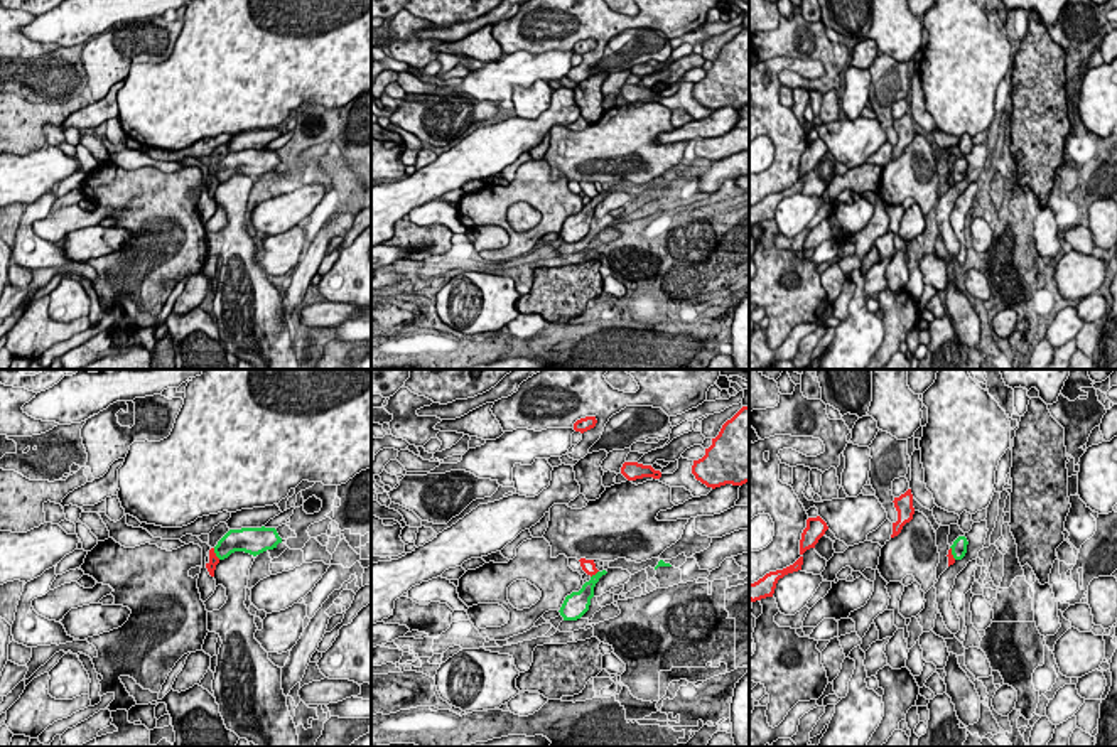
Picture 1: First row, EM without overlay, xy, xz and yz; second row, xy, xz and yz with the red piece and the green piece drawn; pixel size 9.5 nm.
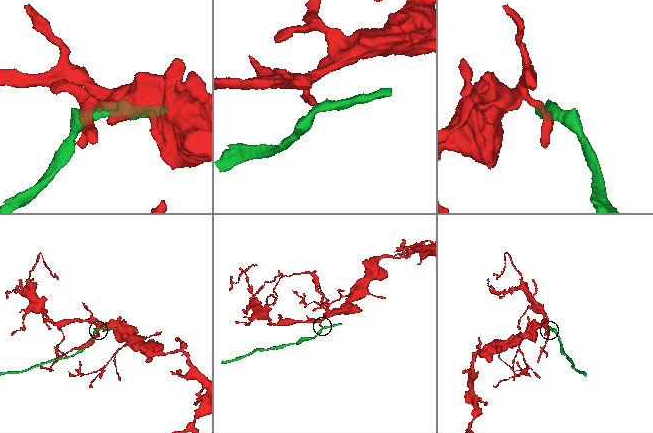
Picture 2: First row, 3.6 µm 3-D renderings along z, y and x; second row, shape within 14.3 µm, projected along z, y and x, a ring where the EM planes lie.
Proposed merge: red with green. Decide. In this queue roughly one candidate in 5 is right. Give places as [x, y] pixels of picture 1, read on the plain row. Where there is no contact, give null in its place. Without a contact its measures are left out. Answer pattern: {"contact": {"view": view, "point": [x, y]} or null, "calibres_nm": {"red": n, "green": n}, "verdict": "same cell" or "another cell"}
{"contact": {"view": "xy", "point": [215, 176]}, "calibres_nm": {"red": 100, "green": 220}, "verdict": "another cell"}

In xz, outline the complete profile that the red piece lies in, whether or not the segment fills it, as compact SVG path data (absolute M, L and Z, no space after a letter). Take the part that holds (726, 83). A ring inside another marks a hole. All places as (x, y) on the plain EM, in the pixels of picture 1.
M749 29L722 47L705 78L693 83L692 96L712 111L749 105Z

